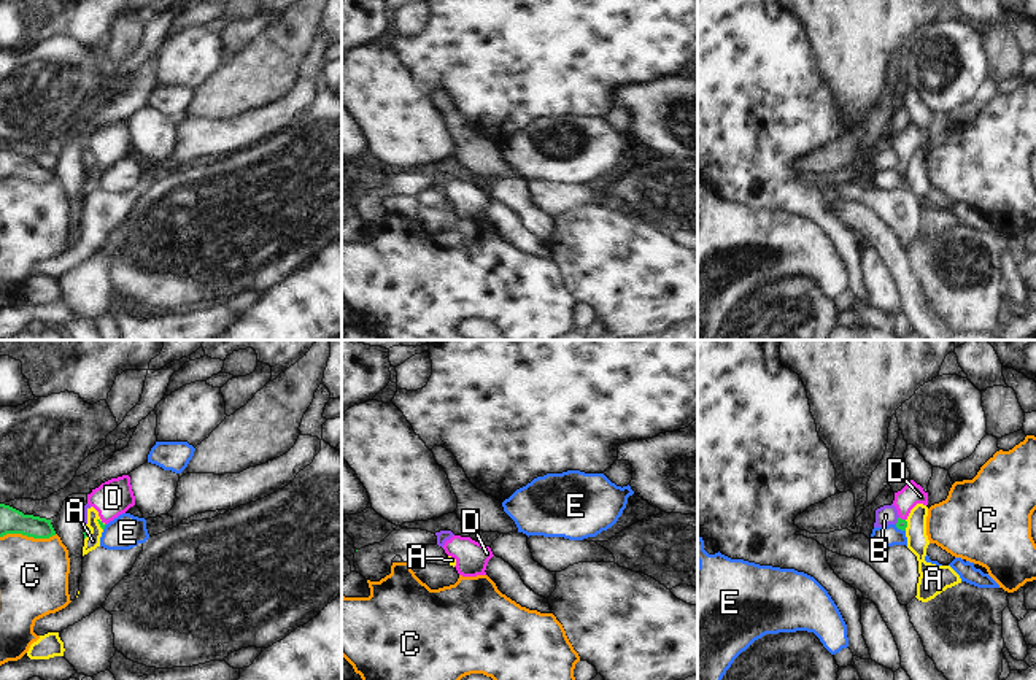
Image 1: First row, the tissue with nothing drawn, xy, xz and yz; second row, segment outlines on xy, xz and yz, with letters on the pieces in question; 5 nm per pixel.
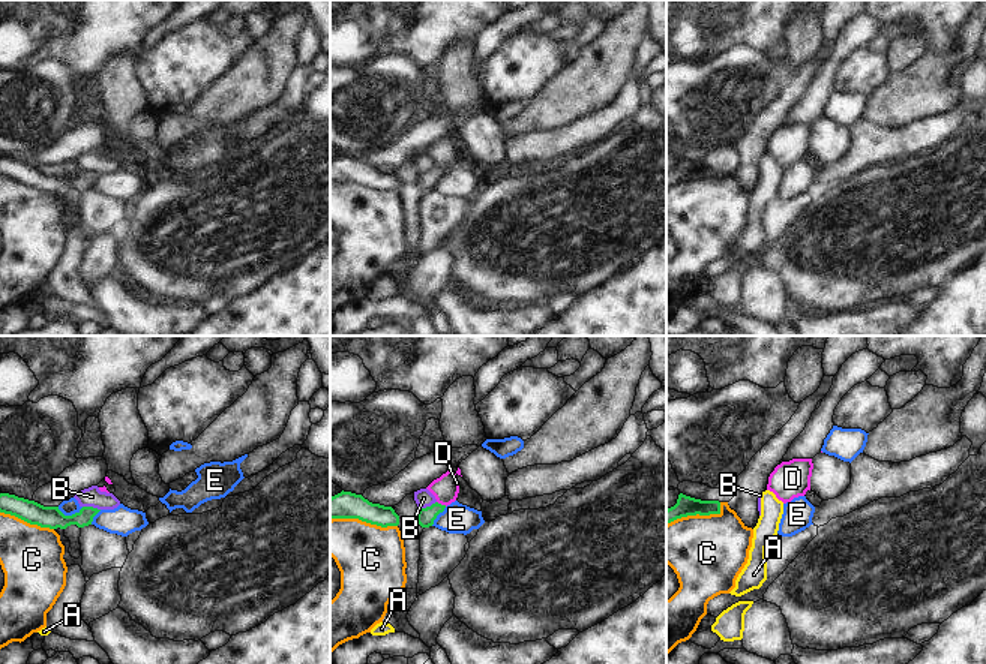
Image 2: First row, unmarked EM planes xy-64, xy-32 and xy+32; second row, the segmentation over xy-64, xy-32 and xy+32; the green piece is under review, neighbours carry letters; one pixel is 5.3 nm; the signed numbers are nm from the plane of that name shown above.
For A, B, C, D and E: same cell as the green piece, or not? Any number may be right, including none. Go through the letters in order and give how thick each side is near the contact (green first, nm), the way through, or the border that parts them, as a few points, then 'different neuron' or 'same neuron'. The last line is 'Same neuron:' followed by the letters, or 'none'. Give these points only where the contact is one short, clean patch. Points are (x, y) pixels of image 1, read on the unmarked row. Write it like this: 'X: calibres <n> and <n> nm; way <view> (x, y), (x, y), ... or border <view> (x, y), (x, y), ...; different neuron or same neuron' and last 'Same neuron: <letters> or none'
A: calibres 20 and 80 nm; border xy (97, 162), (102, 173); different neuron
B: calibres 50 and 100 nm; border yz (898, 161), (895, 167); different neuron
C: calibres 130 and 360 nm; different neuron
D: calibres 50 and 110 nm; way yz (901, 169), (903, 164), (903, 150), (911, 139); same neuron
E: calibres 50 and 110 nm; border yz (895, 169), (904, 175); different neuron
Same neuron: D

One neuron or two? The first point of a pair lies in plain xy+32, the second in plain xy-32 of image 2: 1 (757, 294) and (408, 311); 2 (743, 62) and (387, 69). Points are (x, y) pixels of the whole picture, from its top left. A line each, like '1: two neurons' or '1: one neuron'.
1: two neurons
2: one neuron

